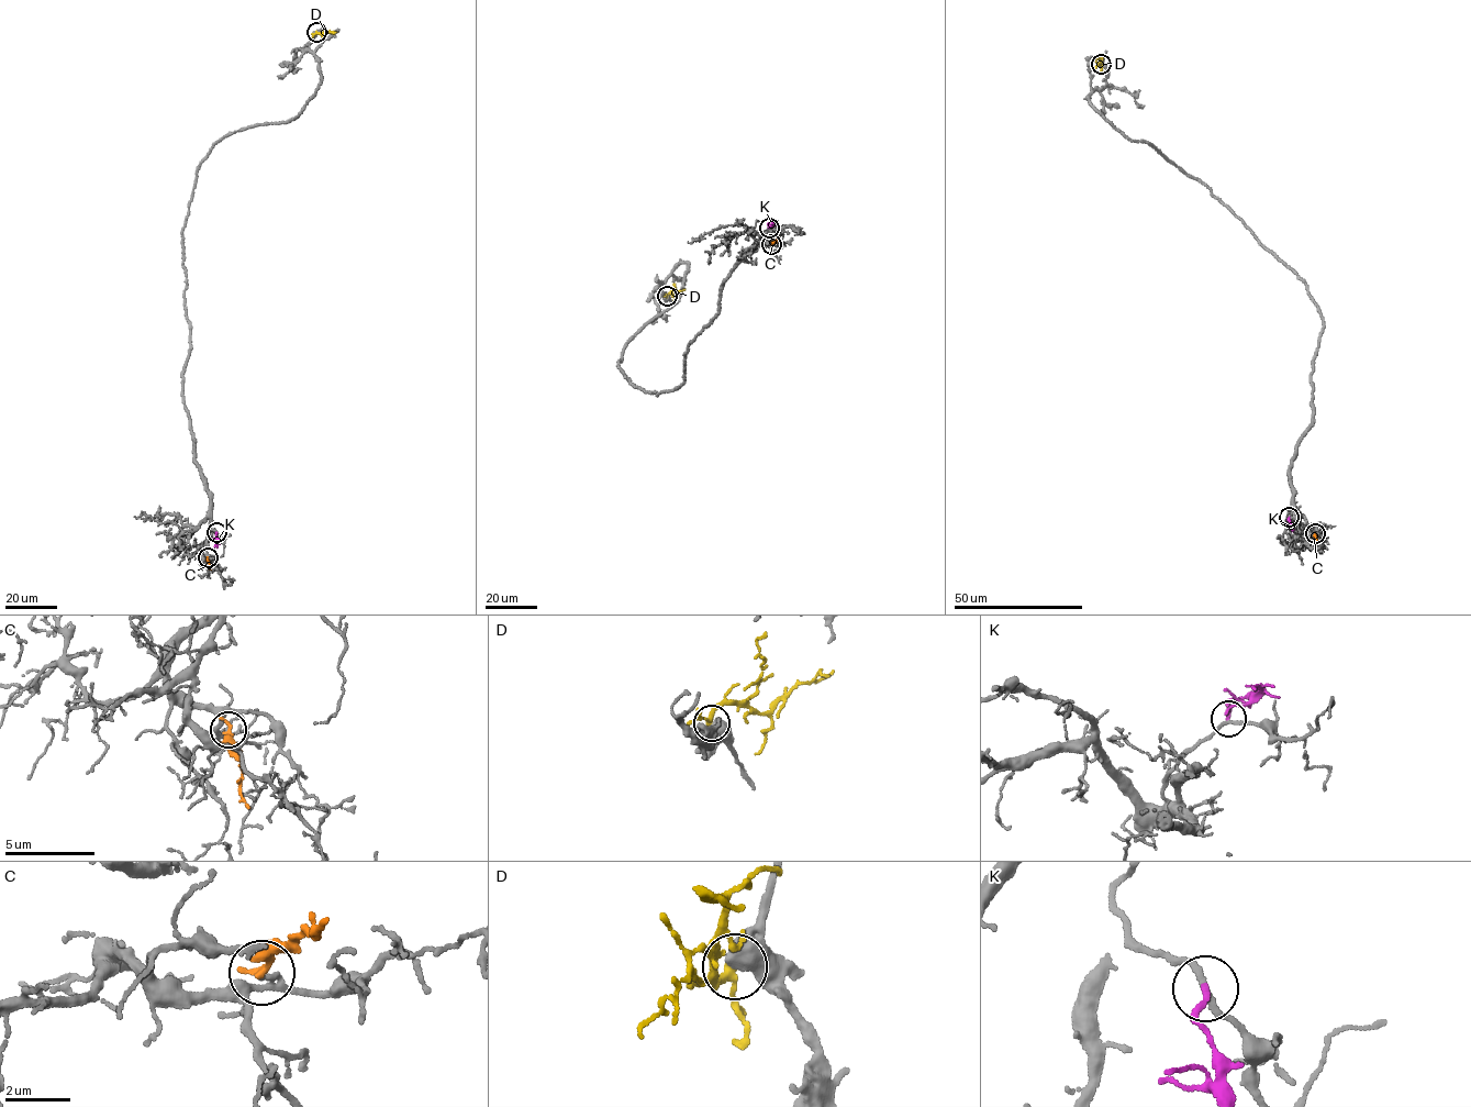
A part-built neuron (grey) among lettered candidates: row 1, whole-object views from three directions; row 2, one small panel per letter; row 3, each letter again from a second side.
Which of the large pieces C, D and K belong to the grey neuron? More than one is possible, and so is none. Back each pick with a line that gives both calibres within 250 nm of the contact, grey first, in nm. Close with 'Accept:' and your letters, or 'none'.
Accept: none

